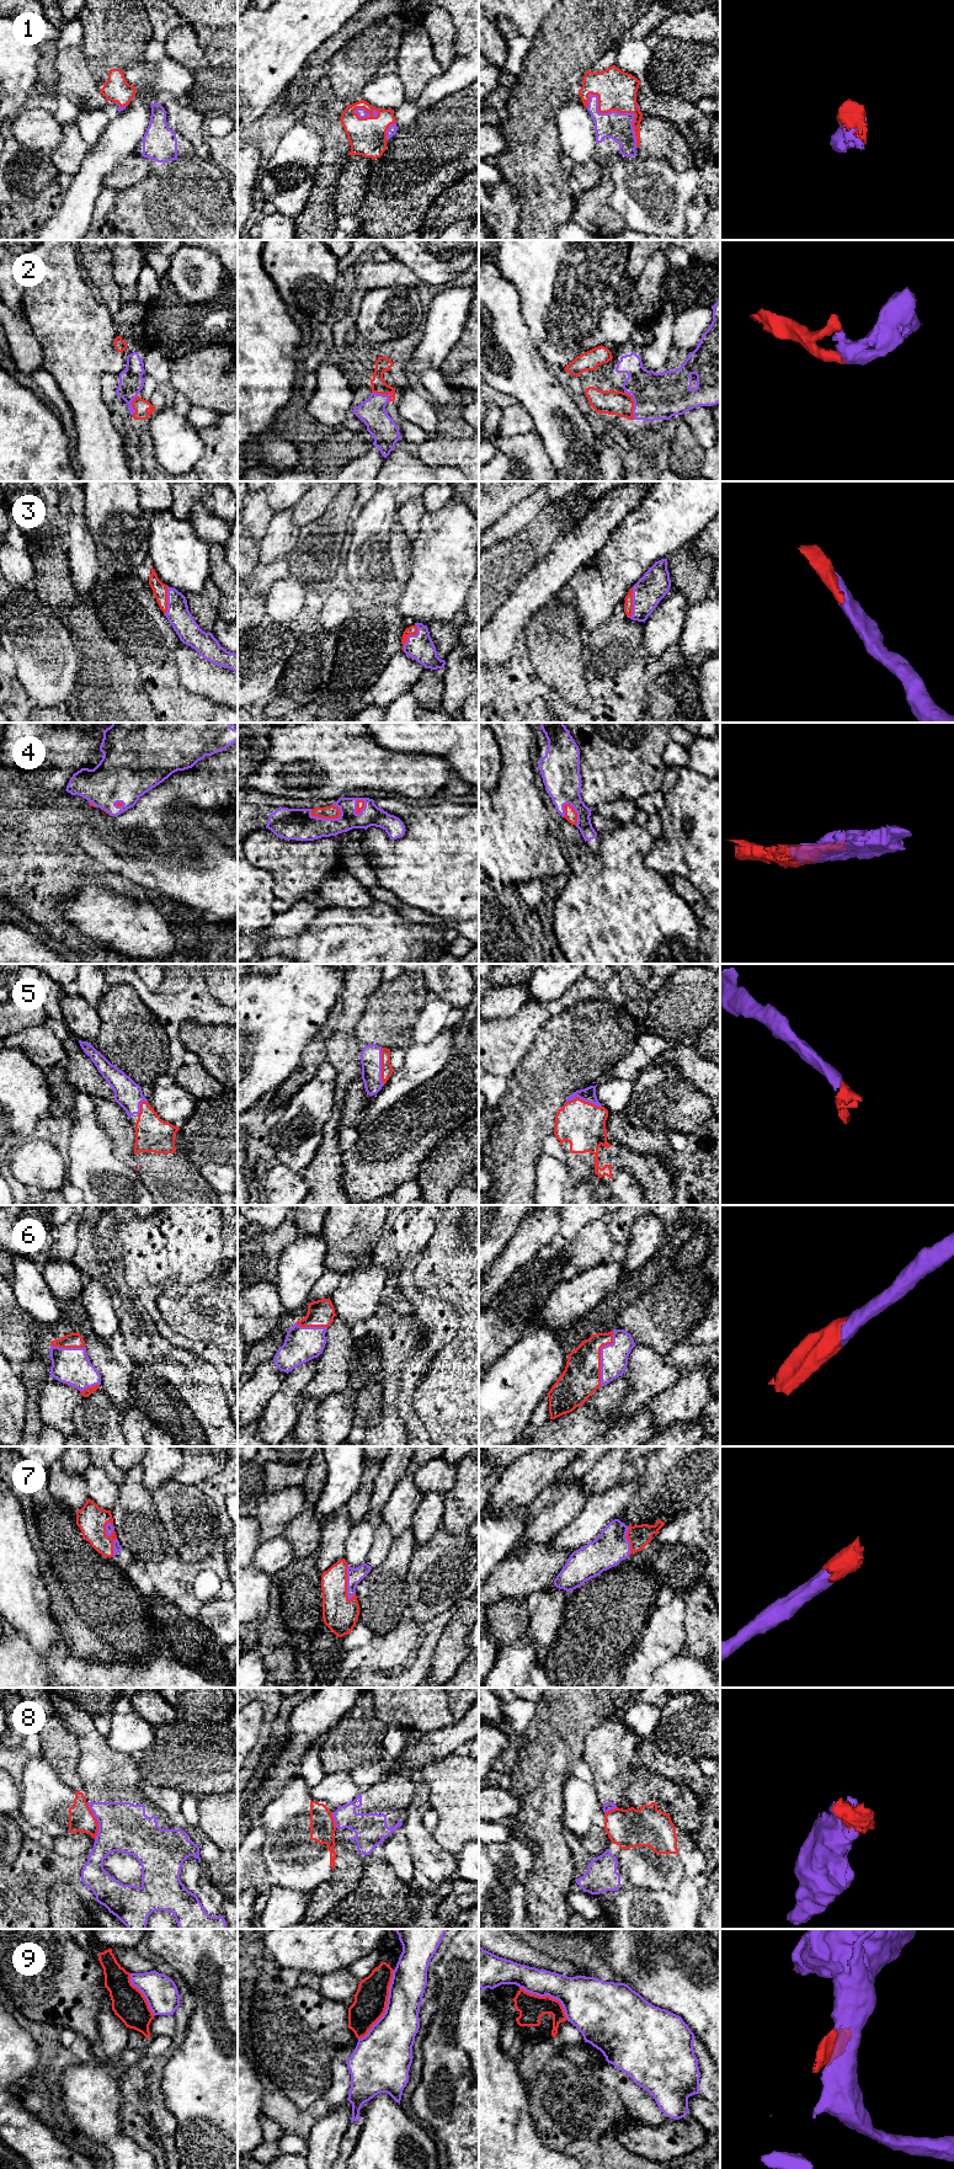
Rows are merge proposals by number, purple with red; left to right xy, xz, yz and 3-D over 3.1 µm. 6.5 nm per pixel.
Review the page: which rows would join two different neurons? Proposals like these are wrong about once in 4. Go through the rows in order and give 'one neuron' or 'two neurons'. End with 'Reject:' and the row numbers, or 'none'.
1: one neuron
2: one neuron
3: one neuron
4: one neuron
5: one neuron
6: one neuron
7: one neuron
8: two neurons
9: two neurons
Reject: 8, 9

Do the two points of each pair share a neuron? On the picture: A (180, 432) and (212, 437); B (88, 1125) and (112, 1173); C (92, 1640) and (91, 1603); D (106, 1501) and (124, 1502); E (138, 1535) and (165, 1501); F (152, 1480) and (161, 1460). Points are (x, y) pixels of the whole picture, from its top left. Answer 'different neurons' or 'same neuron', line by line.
A: different neurons
B: same neuron
C: same neuron
D: different neurons
E: different neurons
F: same neuron

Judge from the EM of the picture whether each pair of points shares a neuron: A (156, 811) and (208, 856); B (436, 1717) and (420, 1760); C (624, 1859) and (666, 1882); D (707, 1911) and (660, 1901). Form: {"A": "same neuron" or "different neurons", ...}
{"A": "different neurons", "B": "different neurons", "C": "same neuron", "D": "different neurons"}

